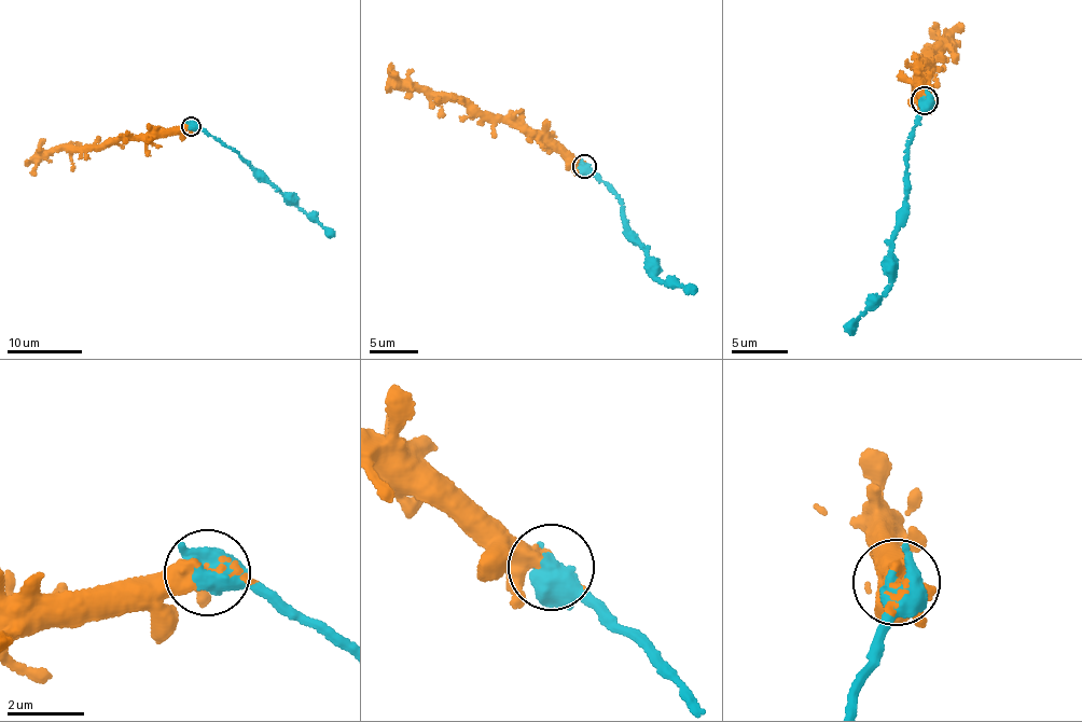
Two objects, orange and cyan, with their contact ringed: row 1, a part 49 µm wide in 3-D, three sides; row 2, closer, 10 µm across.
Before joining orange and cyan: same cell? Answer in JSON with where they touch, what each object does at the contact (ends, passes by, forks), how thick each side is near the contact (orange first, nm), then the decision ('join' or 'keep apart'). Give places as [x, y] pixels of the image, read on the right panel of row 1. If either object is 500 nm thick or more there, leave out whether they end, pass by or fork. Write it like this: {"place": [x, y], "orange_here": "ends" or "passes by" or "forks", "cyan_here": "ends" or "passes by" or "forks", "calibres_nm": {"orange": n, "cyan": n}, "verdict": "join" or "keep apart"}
{"place": [925, 100], "calibres_nm": {"orange": 340, "cyan": 800}, "verdict": "keep apart"}

